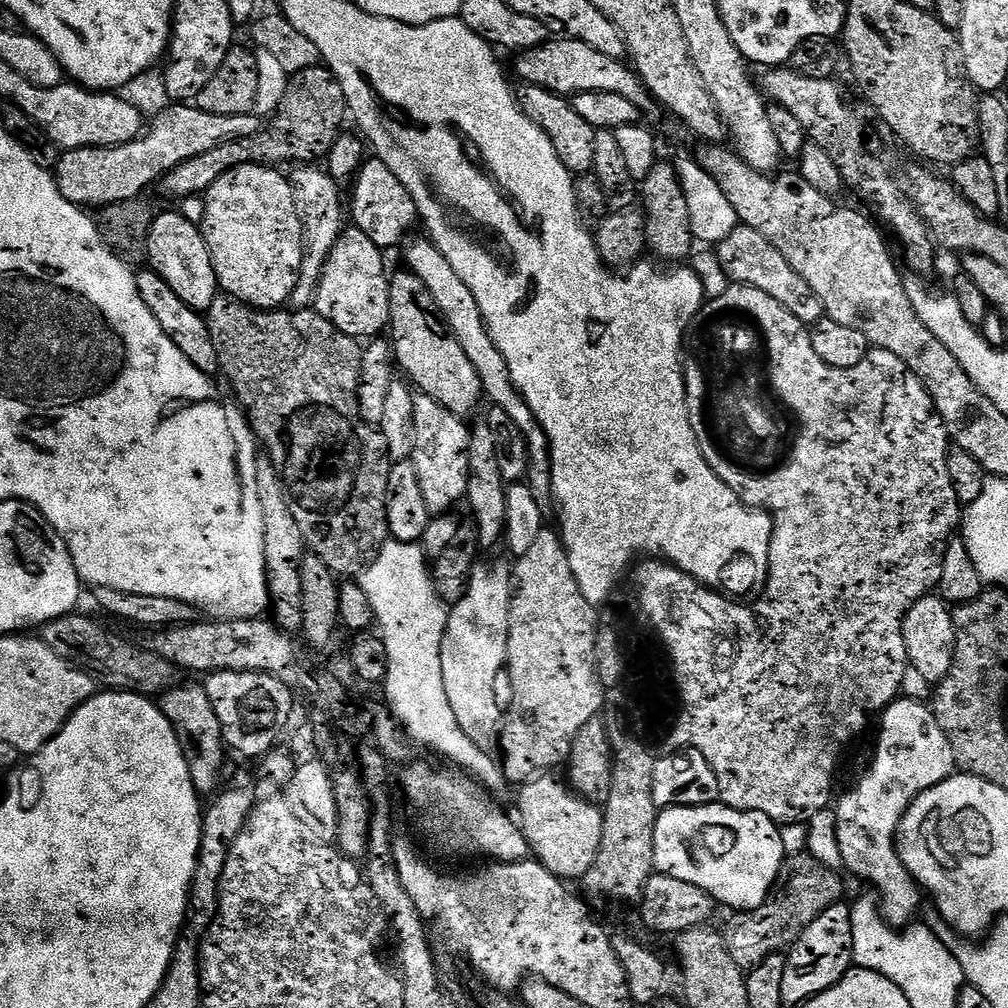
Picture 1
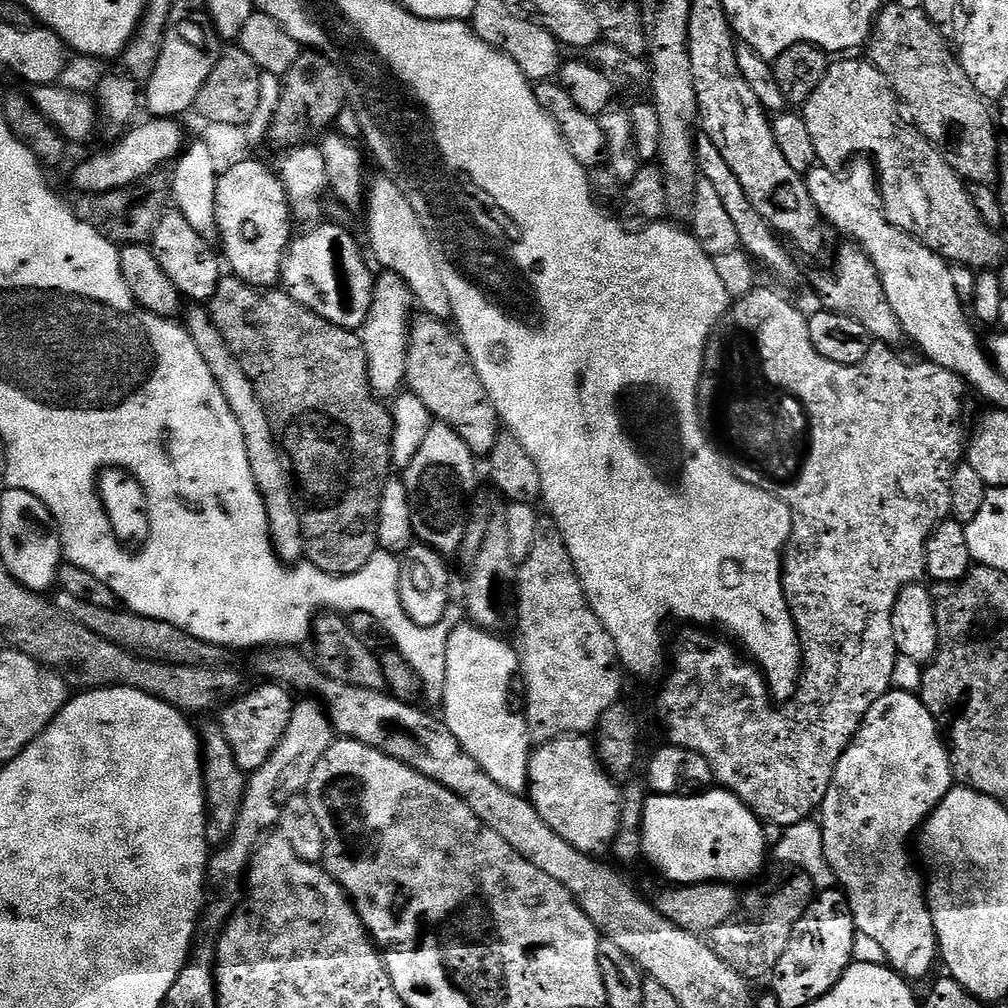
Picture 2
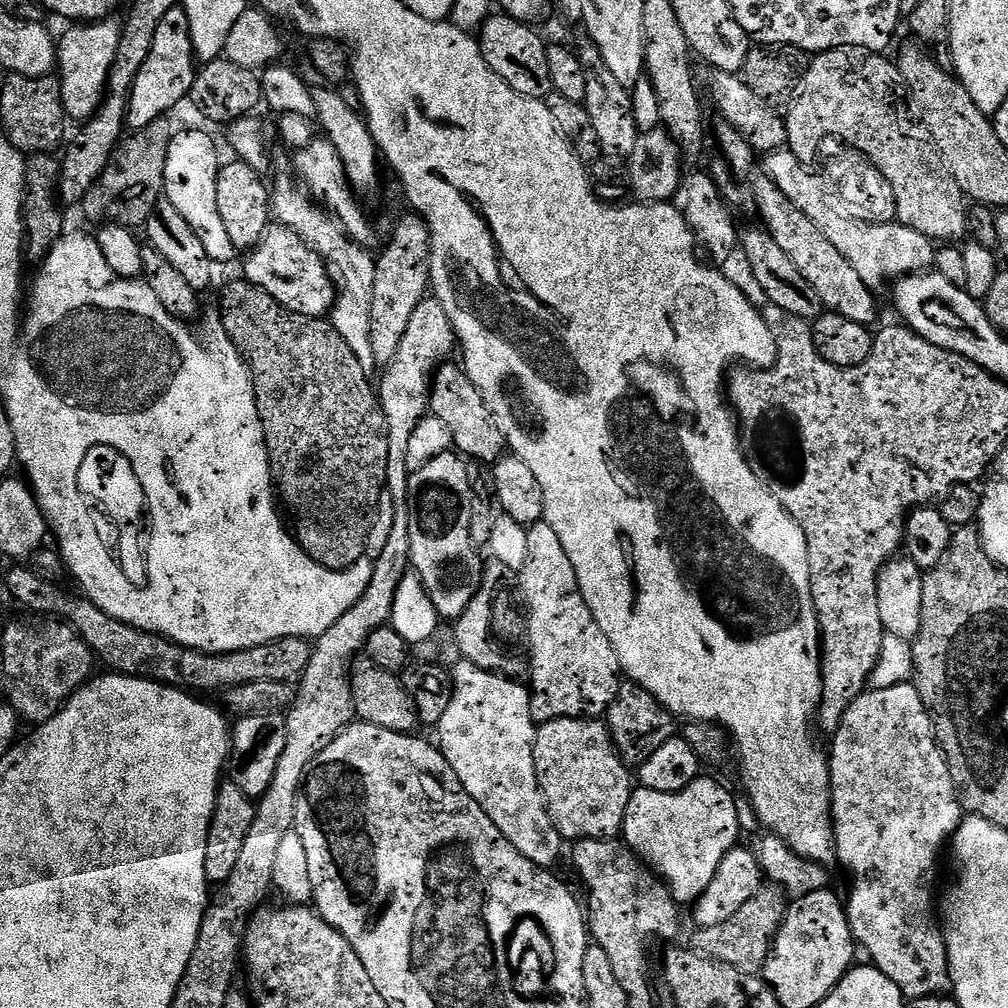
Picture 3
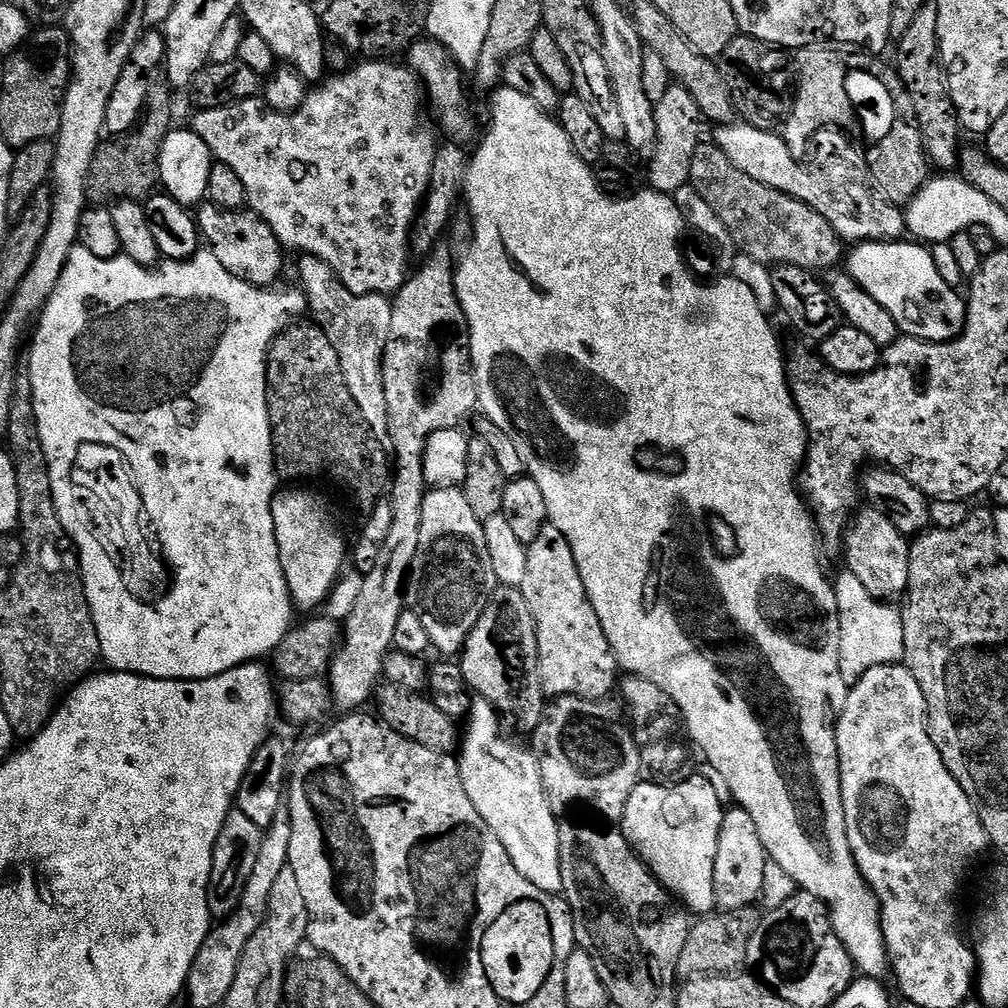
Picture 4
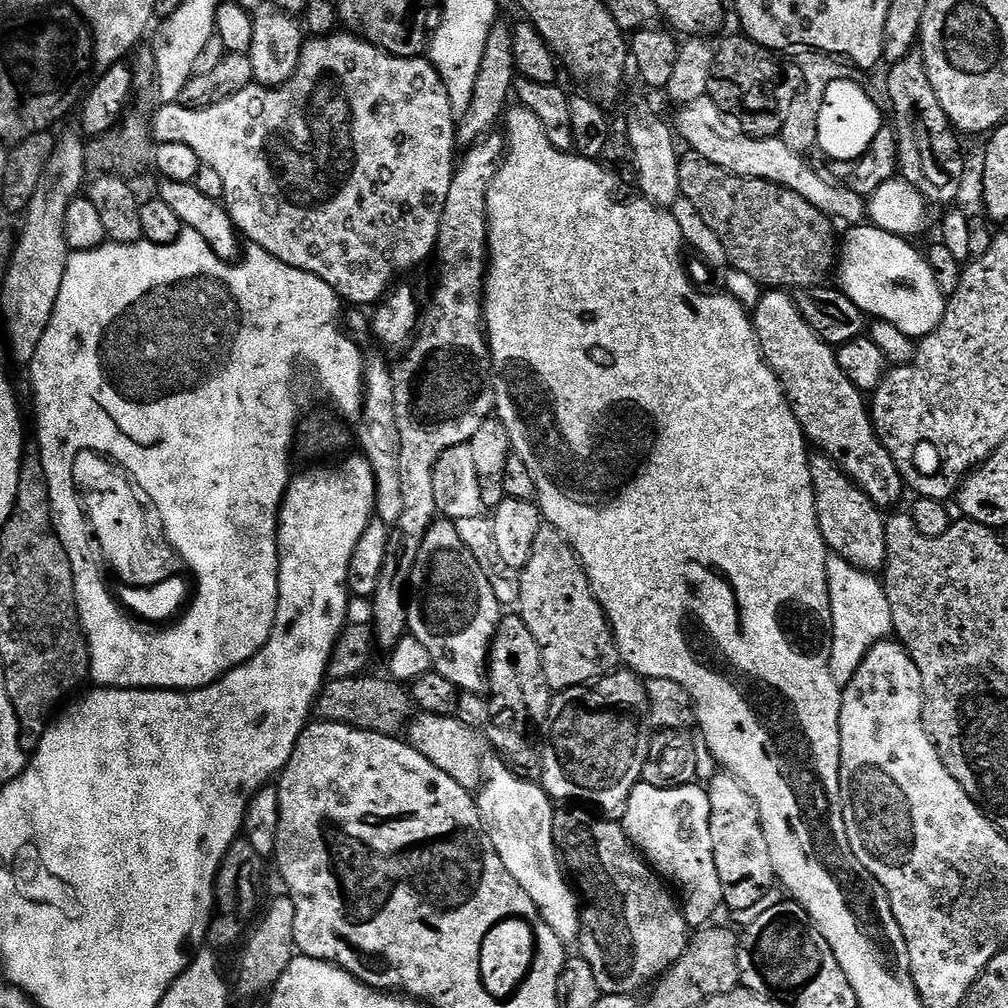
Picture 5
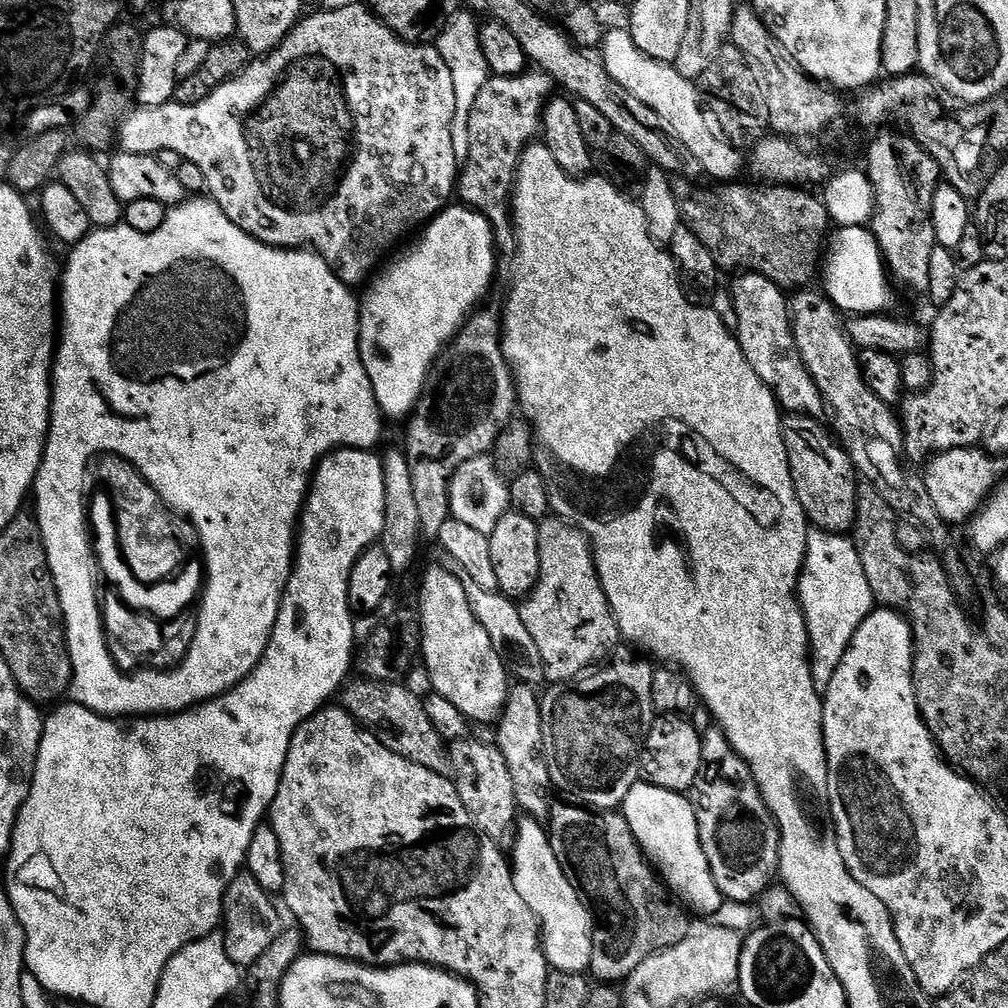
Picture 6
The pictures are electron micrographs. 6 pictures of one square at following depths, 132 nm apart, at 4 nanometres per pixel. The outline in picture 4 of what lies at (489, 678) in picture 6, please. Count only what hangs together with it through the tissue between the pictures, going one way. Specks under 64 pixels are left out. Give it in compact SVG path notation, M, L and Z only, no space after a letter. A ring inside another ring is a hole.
M433 488L425 491L424 501L422 502L422 534L418 534L418 554L412 563L412 571L406 581L406 604L411 612L418 616L422 627L429 635L429 642L433 649L440 651L444 658L456 658L464 651L464 643L466 638L470 638L470 630L474 630L474 626L478 626L478 618L482 618L482 614L486 610L486 606L492 600L498 587L498 581L494 574L494 562L490 562L490 550L486 546L486 534L484 533L484 525L480 519L474 514L474 510L470 510L470 502L466 502L463 491L460 488Z

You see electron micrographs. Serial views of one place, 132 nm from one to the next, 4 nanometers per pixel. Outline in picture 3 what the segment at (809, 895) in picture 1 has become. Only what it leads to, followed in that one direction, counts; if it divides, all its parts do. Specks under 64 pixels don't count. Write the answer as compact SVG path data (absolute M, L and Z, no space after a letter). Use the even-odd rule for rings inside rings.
M771 882L765 883L756 891L754 898L750 898L750 902L746 902L746 906L734 914L734 918L719 926L696 928L691 947L701 956L707 956L718 964L729 964L751 976L763 973L772 943L776 941L784 915L788 913L789 903L789 897L783 888Z

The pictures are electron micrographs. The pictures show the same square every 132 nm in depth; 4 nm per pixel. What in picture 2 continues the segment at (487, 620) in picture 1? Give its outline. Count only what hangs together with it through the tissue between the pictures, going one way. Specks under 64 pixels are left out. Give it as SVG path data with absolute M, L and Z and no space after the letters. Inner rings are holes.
M463 622L453 627L448 645L446 646L446 686L444 687L444 699L442 701L442 719L444 725L458 738L460 749L486 774L502 786L502 790L517 792L519 794L528 791L528 757L534 751L533 741L528 734L528 722L523 715L520 716L514 709L508 708L508 699L512 696L512 683L517 683L520 670L520 658L515 647L512 648L499 635L485 632L471 622Z

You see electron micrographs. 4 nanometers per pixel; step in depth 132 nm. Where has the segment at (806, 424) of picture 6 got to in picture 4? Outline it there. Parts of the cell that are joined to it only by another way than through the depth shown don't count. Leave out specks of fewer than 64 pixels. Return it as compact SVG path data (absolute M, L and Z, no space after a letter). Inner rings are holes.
M871 506L855 513L847 533L848 545L844 548L844 556L848 559L847 571L852 572L870 590L876 600L900 602L908 593L910 582L910 540L898 530L894 530L894 522L886 513Z

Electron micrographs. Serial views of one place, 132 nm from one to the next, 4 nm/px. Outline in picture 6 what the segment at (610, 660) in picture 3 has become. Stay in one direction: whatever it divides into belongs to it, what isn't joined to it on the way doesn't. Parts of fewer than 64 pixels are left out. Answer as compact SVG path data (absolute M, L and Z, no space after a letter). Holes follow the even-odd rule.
M545 518L539 525L540 580L519 610L530 638L534 638L536 656L544 663L540 664L545 677L552 682L574 680L607 661L622 637L602 590L587 534L559 518Z

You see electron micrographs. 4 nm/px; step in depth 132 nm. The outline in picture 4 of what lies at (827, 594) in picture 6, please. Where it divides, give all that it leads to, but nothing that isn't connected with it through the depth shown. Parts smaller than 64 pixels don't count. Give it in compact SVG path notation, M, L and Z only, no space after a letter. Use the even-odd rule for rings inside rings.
M841 571L834 587L840 611L840 665L842 678L848 685L857 684L868 670L883 664L899 664L904 658L901 609L883 600L876 600L850 571Z

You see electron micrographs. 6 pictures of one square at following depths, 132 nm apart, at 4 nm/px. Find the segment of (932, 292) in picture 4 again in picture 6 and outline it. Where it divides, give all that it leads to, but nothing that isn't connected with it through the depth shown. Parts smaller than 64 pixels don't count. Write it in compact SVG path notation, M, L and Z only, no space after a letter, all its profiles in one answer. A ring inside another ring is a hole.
M867 227L840 228L831 233L822 264L823 291L834 307L847 314L884 314L892 304L890 273L876 237Z

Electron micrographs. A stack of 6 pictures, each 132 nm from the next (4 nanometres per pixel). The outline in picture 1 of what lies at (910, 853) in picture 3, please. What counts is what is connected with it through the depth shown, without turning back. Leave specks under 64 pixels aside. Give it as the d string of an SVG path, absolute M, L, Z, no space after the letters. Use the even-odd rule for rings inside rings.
M897 698L884 709L879 720L880 737L876 740L872 765L865 770L853 792L835 801L834 811L844 868L869 880L880 891L880 915L893 928L903 930L917 919L921 911L922 889L896 852L896 832L913 802L926 790L953 775L957 766L948 735L927 703Z

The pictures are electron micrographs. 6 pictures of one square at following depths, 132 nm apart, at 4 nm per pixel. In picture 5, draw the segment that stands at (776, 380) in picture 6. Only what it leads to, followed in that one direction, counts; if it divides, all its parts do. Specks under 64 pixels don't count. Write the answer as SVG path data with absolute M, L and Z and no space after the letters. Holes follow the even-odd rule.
M765 291L751 317L764 361L772 367L772 373L784 387L784 397L792 407L794 418L798 418L805 437L815 447L817 444L820 447L817 449L829 456L876 503L877 508L895 509L906 493L904 478L888 447L880 440L865 393L842 374L836 348L810 330L810 322L802 318L795 299L787 291Z

